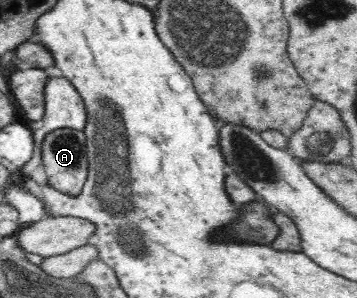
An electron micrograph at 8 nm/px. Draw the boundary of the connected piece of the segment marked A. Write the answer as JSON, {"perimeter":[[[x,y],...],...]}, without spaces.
{"perimeter":[[[56,129],[56,131],[52,131],[44,137],[40,151],[42,151],[42,165],[44,165],[48,184],[52,185],[54,190],[58,190],[58,192],[70,197],[80,195],[83,185],[87,181],[89,167],[87,136],[84,130]]]}

